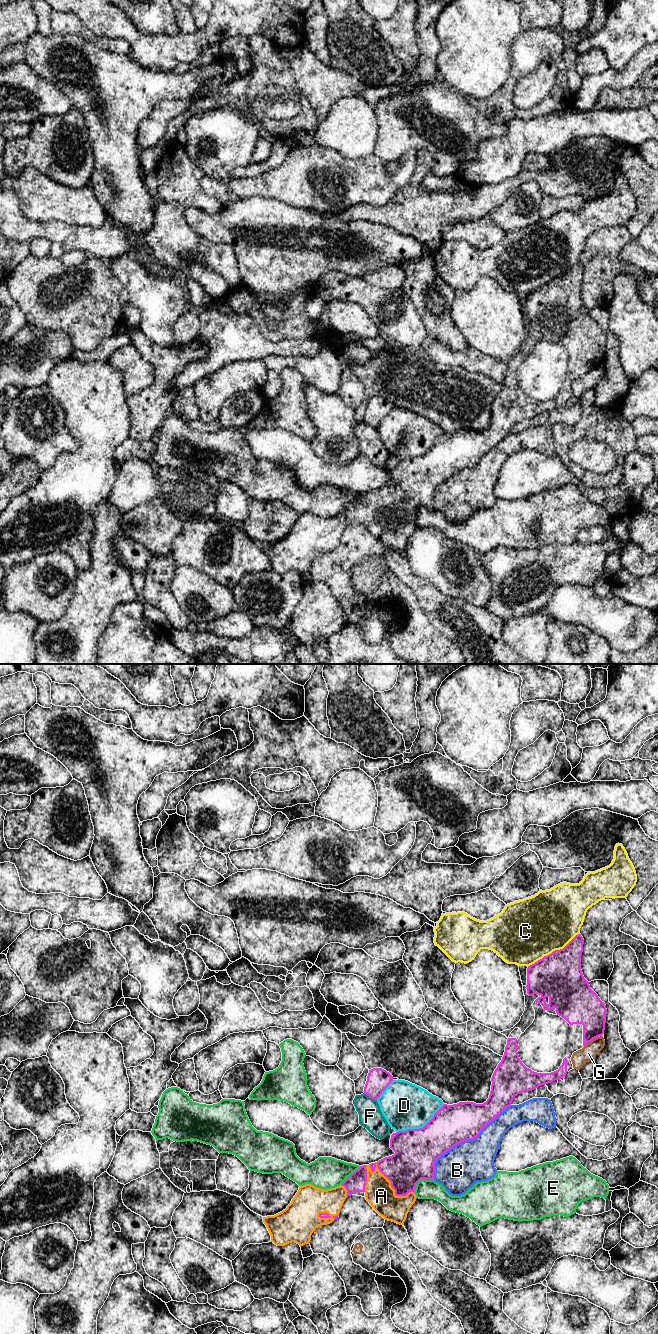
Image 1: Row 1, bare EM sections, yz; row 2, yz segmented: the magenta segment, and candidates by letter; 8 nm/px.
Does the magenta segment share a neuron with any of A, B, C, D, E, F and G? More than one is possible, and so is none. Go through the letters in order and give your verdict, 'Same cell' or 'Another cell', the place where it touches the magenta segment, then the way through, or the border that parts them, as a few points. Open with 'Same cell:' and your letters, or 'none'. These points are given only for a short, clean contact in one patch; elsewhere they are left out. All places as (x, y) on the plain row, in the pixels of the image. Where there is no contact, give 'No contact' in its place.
Same cell: A
A: Same cell. Touches magenta at yz (391, 512)
B: Another cell. Touches magenta at yz (464, 468)
C: Another cell. Touches magenta at yz (553, 279)
D: Another cell. Touches magenta at yz (420, 456)
E: Another cell. Touches magenta at yz (420, 507)
F: Another cell. Touches magenta at yz (370, 425)
G: Another cell. Touches magenta at yz (591, 368)

